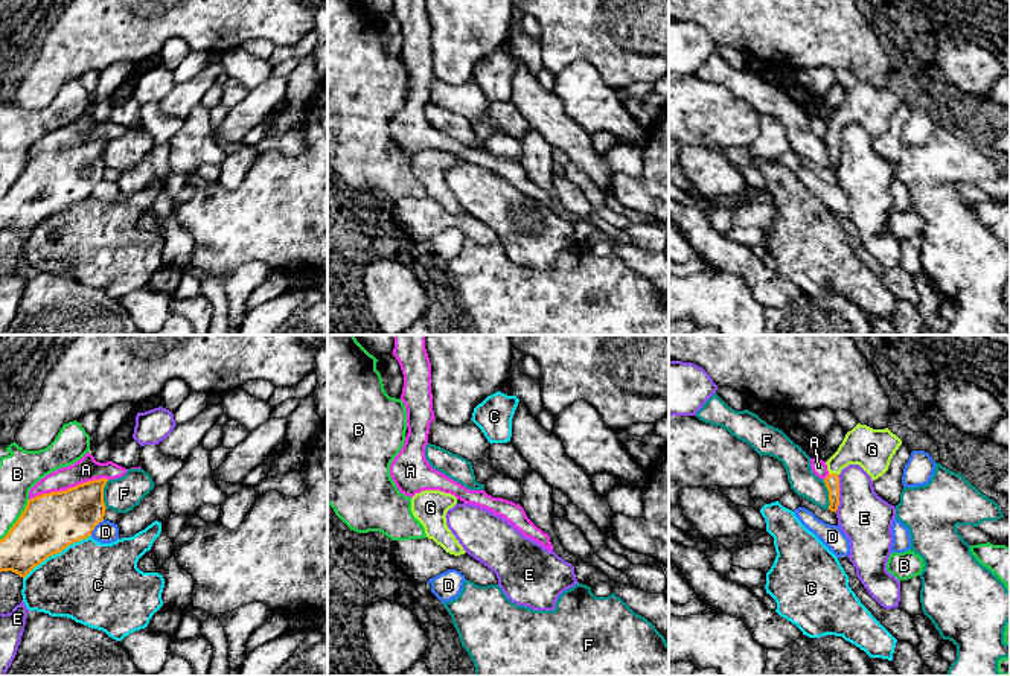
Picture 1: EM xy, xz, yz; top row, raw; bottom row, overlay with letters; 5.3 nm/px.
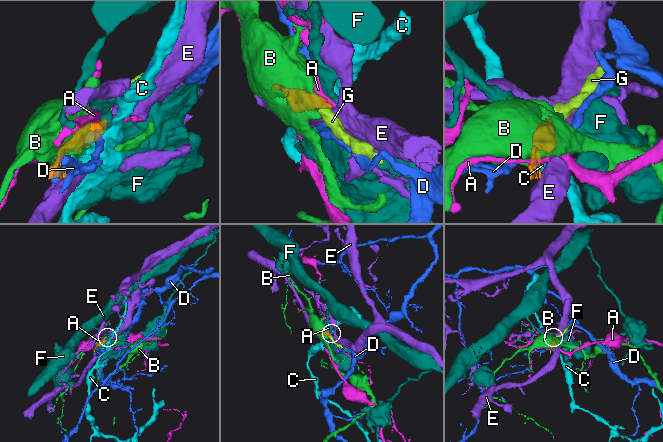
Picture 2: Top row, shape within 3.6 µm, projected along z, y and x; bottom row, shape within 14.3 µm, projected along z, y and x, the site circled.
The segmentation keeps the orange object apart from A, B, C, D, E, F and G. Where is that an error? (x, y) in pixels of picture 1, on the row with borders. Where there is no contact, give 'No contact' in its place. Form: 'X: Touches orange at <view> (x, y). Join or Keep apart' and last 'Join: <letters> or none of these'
A: Touches orange at xy (67, 489). Keep apart
B: Touches orange at xy (19, 519). Keep apart
C: Touches orange at xy (57, 553). Keep apart
D: Touches orange at xy (95, 526). Keep apart
E: Touches orange at yz (838, 494). Keep apart
F: Touches orange at yz (829, 495). Keep apart
G: Touches orange at yz (834, 474). Join
Join: G

